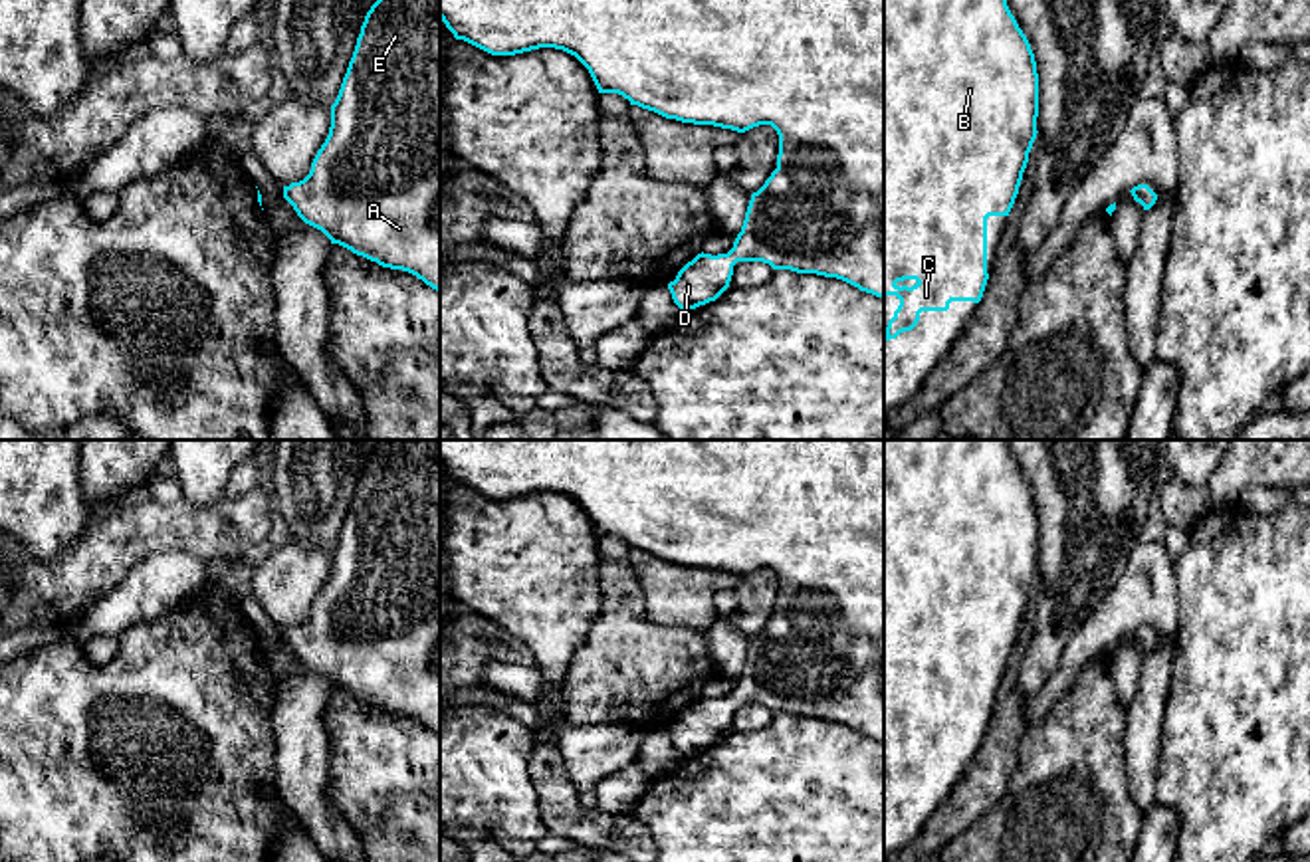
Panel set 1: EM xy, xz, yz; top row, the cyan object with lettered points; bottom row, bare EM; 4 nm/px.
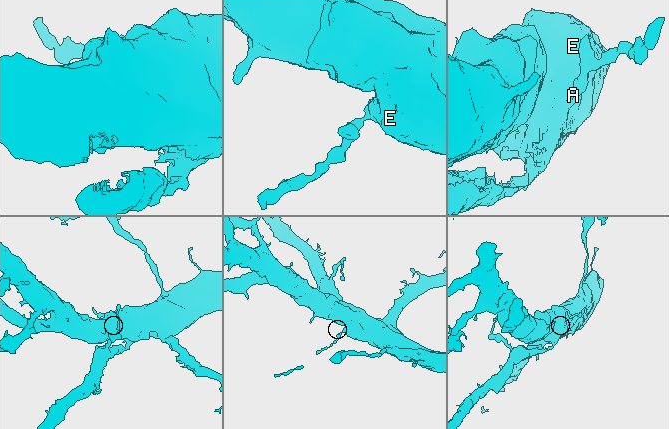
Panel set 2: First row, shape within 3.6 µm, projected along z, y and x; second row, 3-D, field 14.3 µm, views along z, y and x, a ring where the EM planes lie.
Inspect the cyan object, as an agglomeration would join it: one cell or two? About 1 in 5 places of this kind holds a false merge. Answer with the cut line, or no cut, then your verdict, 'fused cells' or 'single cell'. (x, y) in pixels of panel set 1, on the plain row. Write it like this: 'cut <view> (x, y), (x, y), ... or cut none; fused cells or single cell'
cut none; single cell

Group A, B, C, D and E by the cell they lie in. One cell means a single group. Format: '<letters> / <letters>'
A B C D E

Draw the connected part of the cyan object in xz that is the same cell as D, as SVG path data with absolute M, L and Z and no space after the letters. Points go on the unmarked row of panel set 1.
M440 440L440 464L454 478L491 499L515 499L555 491L575 499L591 517L599 537L618 537L666 563L713 569L745 577L771 569L779 579L777 612L751 638L741 676L727 698L698 698L668 727L674 747L684 755L715 745L727 731L737 705L763 705L773 713L817 717L842 723L884 743L884 440Z

